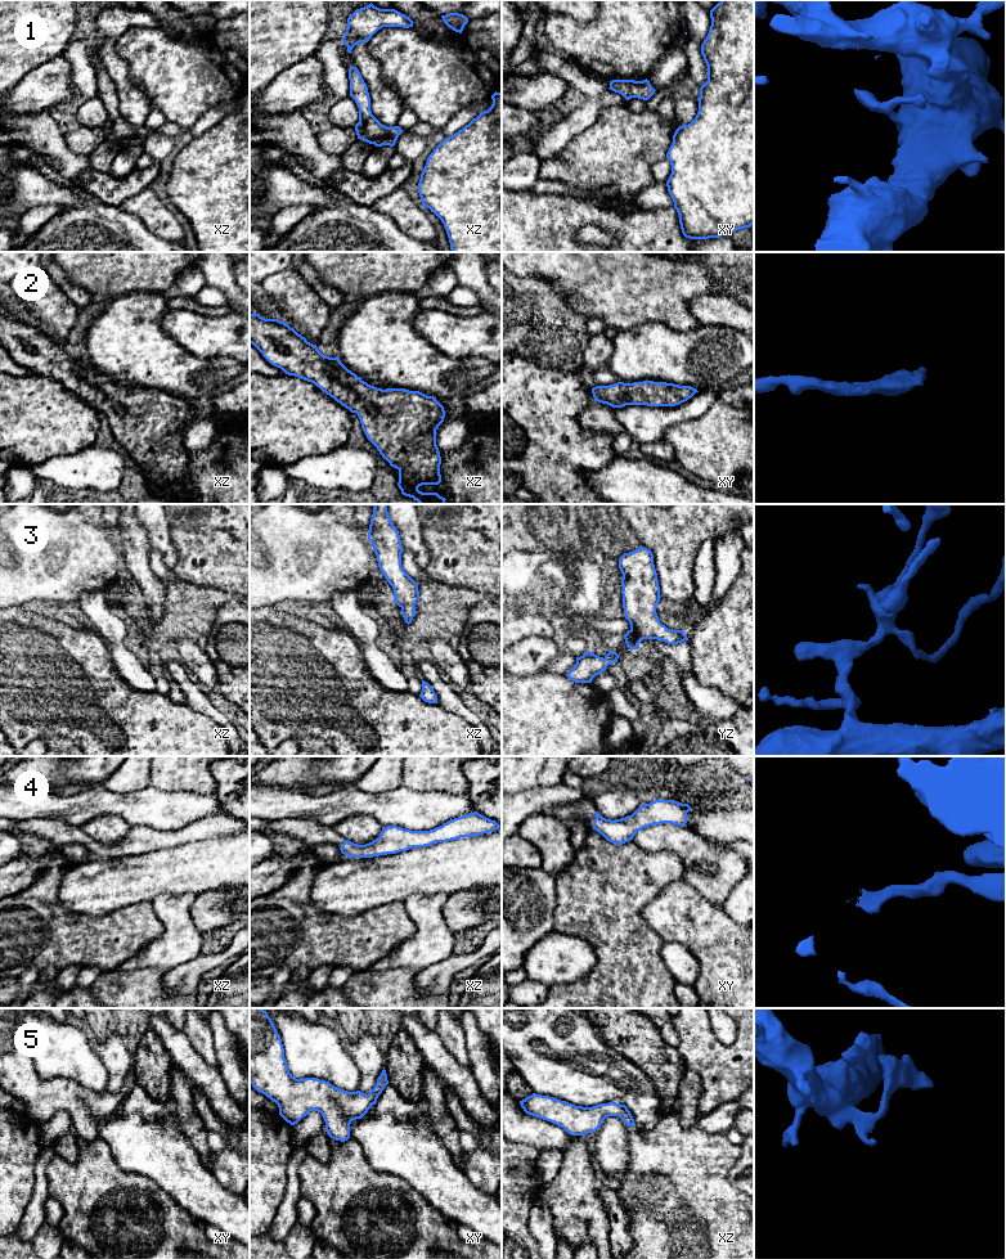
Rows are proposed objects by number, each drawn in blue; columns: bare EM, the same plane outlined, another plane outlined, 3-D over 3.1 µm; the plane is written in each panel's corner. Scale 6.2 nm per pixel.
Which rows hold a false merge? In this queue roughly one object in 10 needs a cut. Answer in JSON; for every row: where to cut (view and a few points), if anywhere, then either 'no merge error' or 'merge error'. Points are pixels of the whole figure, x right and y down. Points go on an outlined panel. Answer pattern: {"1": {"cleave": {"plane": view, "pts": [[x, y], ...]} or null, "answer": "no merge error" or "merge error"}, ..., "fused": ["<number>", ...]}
{"1": {"cleave": null, "answer": "no merge error"}, "2": {"cleave": null, "answer": "no merge error"}, "3": {"cleave": null, "answer": "no merge error"}, "4": {"cleave": null, "answer": "no merge error"}, "5": {"cleave": null, "answer": "no merge error"}, "fused": []}

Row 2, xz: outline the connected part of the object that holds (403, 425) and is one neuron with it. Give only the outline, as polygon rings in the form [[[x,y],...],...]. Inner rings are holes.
[[[250,314],[250,343],[274,367],[286,374],[314,383],[351,413],[356,413],[367,439],[377,448],[383,459],[399,471],[398,486],[401,494],[419,504],[445,504],[437,493],[422,493],[422,485],[441,482],[441,457],[436,445],[436,430],[444,422],[444,406],[434,396],[405,388],[377,388],[349,370],[340,358],[324,356],[284,322]]]

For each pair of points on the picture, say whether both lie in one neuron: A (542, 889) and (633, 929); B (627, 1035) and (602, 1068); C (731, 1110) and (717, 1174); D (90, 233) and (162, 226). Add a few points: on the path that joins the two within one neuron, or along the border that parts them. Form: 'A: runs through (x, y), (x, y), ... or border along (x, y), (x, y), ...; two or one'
A: border along (553, 877), (555, 925); two
B: border along (596, 1028), (600, 1037), (610, 1047), (641, 1068); two
C: border along (696, 1125), (706, 1132), (722, 1132), (724, 1134); two
D: border along (122, 211), (135, 215), (162, 238); two

